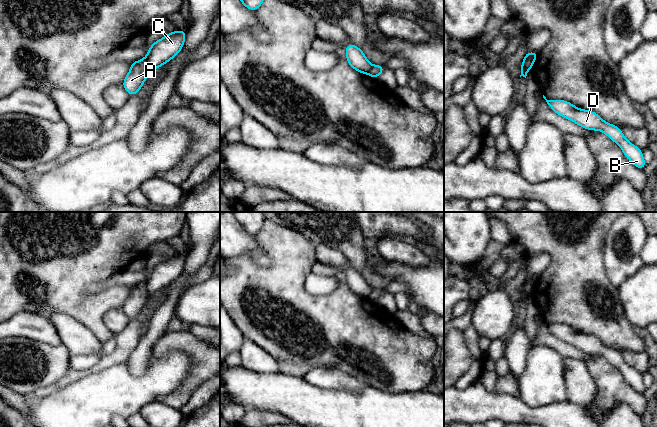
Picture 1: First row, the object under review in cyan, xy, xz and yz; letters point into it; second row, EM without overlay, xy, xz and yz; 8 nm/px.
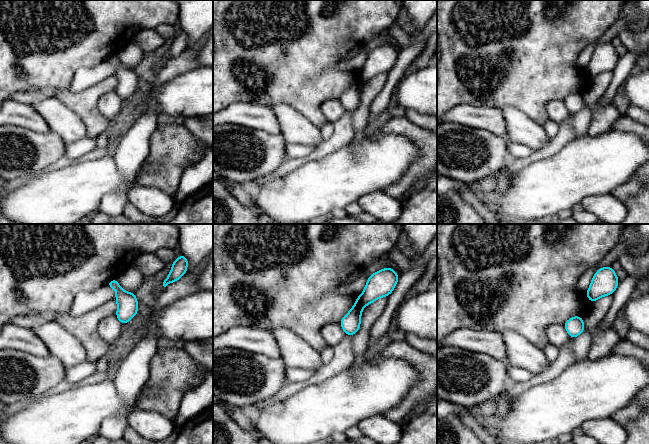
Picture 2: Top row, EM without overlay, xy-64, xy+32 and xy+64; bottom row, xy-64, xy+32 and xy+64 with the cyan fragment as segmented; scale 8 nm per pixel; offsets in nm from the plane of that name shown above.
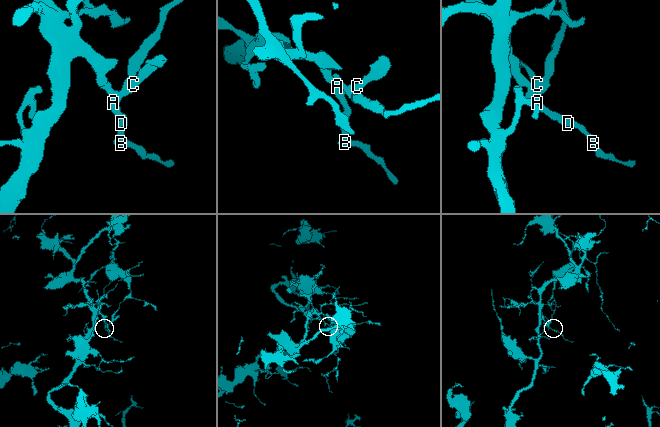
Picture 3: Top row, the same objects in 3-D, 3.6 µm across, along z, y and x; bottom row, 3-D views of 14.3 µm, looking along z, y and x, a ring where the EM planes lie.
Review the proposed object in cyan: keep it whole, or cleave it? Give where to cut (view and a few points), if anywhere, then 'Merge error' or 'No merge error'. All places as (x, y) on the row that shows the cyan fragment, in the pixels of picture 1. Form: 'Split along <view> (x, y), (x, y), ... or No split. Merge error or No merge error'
Split along xy (144, 59), (146, 68), (149, 71). Merge error

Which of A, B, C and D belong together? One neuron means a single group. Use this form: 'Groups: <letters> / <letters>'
Groups: A B D / C

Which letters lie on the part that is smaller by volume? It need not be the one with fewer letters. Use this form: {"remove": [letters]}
{"remove": ["C"]}

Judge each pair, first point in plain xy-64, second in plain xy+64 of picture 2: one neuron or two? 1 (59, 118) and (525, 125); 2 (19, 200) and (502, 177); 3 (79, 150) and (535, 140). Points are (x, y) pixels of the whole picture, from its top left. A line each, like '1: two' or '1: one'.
1: one
2: two
3: two

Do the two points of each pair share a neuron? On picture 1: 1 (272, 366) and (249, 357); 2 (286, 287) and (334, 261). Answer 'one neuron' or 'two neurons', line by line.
1: one neuron
2: two neurons

